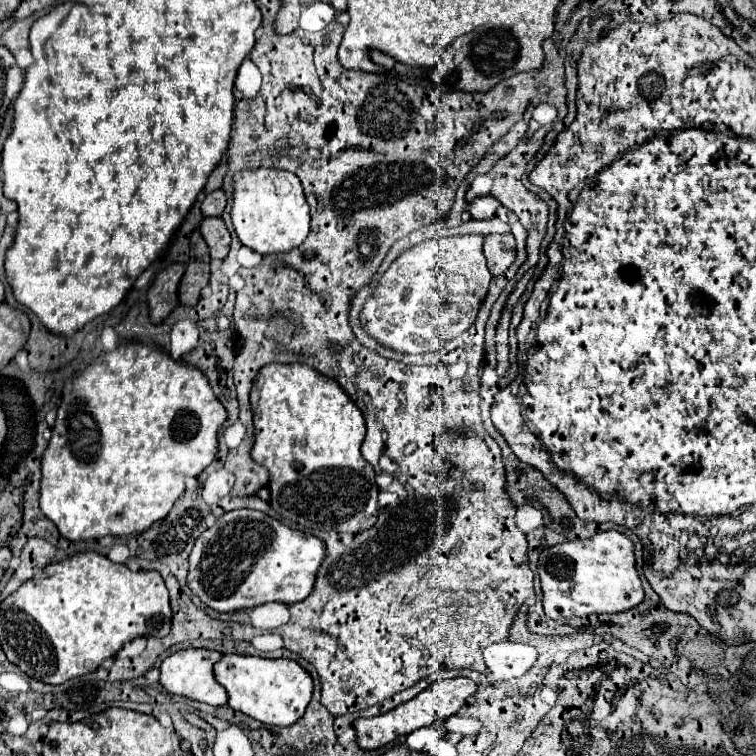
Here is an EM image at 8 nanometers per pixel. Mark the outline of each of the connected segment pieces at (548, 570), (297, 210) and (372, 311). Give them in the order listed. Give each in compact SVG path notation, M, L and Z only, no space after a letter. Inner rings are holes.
M601 531L589 539L565 541L541 551L537 573L543 589L543 611L549 619L583 617L591 613L621 613L643 599L635 569L633 543L619 531Z
M263 167L237 171L233 175L231 221L239 241L261 255L287 253L301 245L309 233L309 205L299 177L291 171Z
M451 235L451 237L431 237L403 251L391 267L381 275L375 293L365 301L359 323L361 327L383 347L401 353L429 353L439 351L445 341L455 339L467 331L475 317L481 301L487 295L491 273L487 269L487 259L481 251L481 235Z

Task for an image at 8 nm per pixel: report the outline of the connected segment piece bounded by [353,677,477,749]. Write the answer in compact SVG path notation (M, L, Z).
M455 677L455 679L443 679L443 681L435 681L433 685L429 685L427 689L423 689L417 697L409 699L407 703L401 703L399 707L371 717L371 719L355 719L353 721L353 729L357 729L357 745L361 749L377 749L383 747L391 741L395 741L401 735L409 735L411 731L425 727L425 725L433 725L437 719L447 719L451 715L455 715L463 705L465 699L469 695L473 695L477 691L477 685L473 679L467 677Z

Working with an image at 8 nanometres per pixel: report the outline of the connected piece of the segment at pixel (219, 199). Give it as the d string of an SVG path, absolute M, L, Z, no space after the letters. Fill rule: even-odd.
M221 189L209 193L201 203L201 211L205 217L221 217L223 209L225 209L225 193Z

